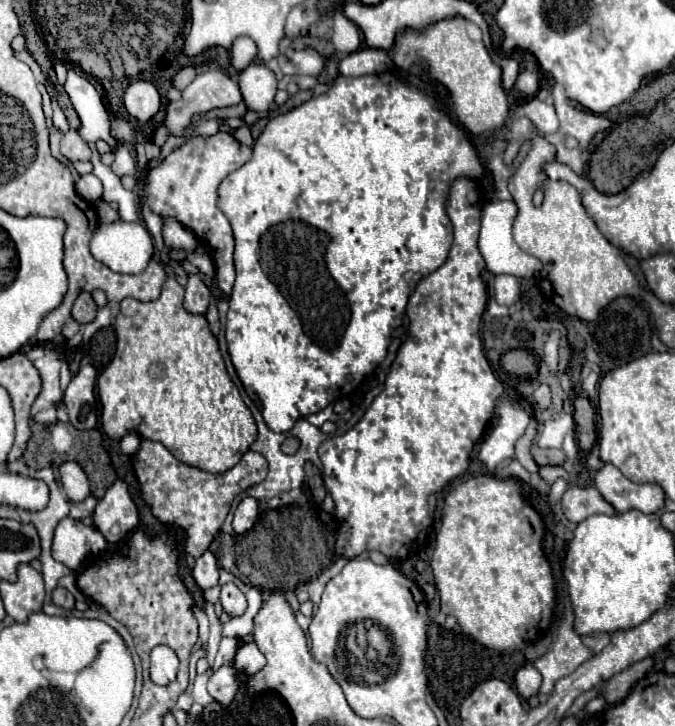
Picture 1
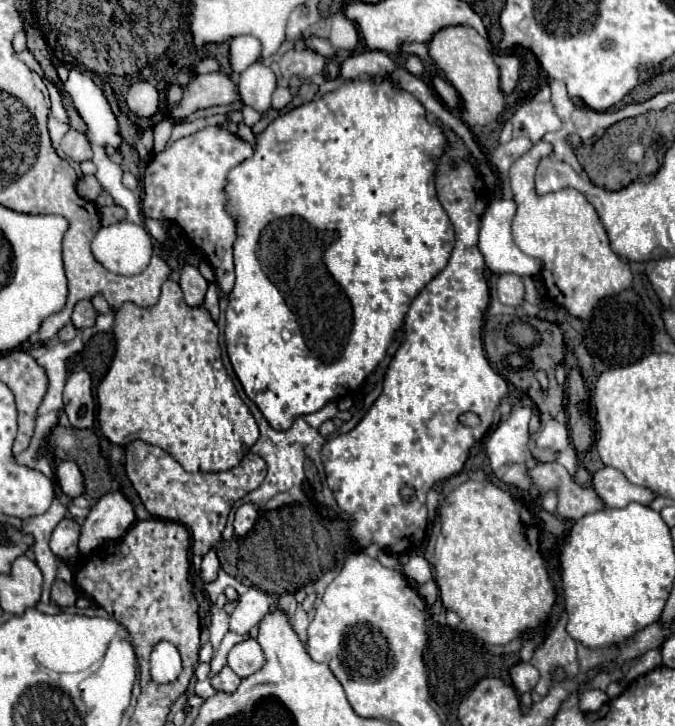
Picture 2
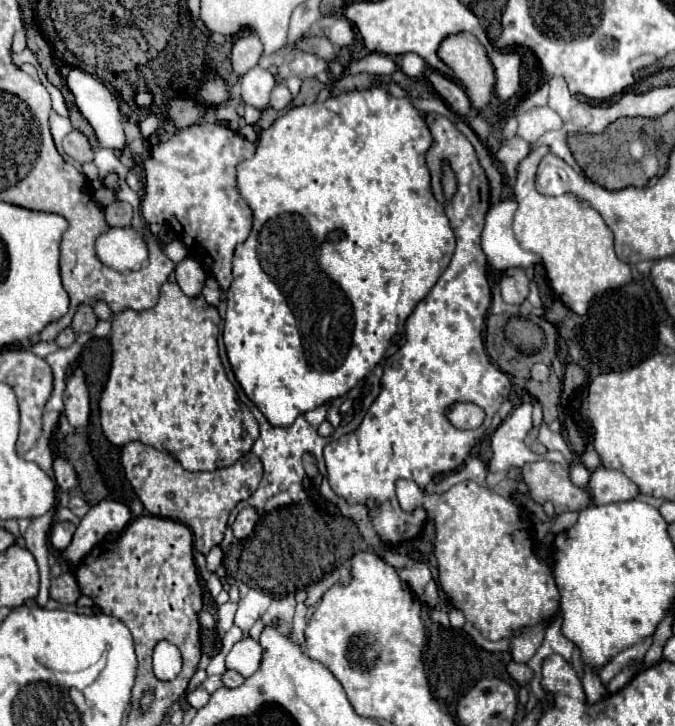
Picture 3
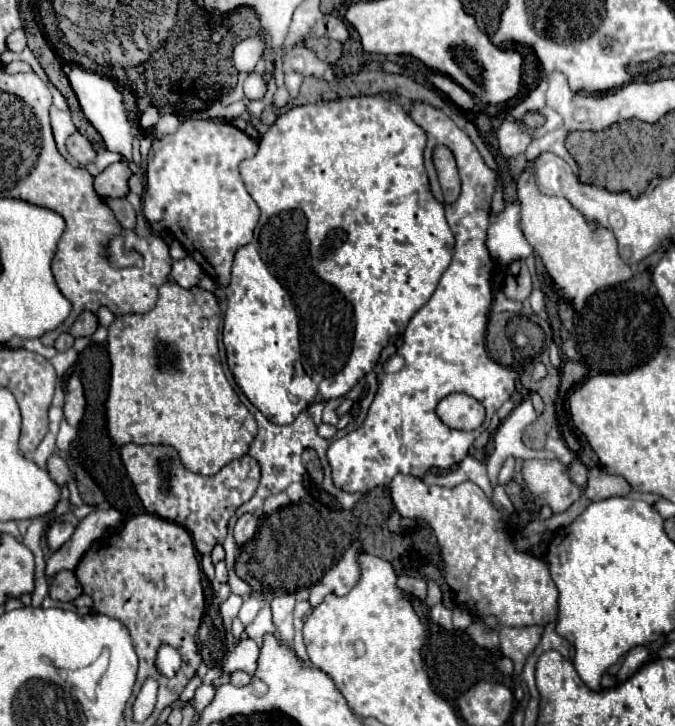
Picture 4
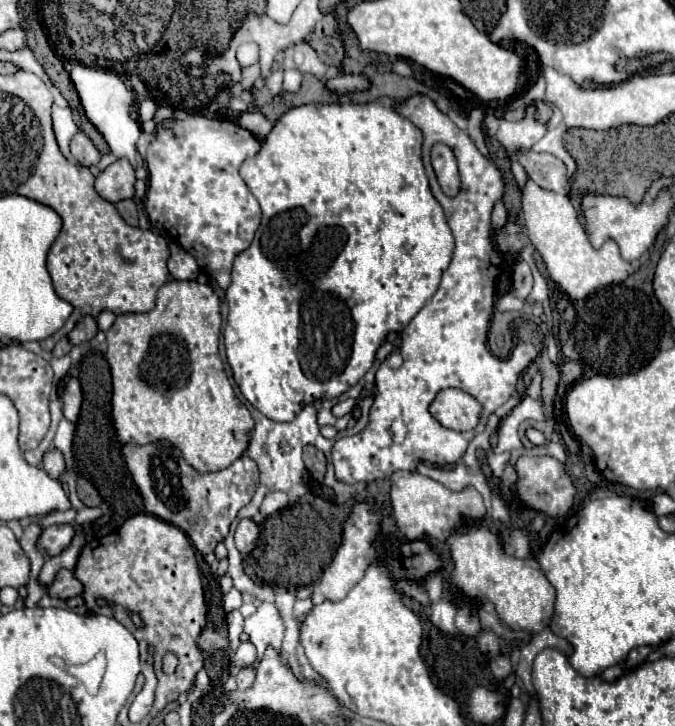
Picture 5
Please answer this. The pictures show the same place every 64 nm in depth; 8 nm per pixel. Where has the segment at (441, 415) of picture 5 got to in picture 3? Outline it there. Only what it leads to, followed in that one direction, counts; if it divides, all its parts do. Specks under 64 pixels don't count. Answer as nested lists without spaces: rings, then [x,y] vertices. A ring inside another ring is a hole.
[[[456,402],[456,404],[452,404],[452,408],[448,408],[448,420],[456,428],[474,430],[484,422],[484,410],[476,404]]]

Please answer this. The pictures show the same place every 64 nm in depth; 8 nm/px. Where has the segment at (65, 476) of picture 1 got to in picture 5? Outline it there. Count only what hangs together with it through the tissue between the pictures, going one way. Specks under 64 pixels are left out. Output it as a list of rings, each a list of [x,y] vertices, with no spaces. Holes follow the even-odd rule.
[[[52,448],[48,452],[44,452],[44,458],[42,458],[42,466],[44,470],[52,476],[52,478],[58,478],[60,472],[64,470],[64,456],[60,450]]]

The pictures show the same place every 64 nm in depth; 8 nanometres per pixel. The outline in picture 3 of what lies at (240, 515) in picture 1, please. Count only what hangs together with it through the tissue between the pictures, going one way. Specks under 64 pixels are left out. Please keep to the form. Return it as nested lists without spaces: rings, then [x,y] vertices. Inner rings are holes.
[[[254,508],[240,510],[240,514],[238,514],[238,518],[236,518],[234,526],[232,526],[234,536],[238,540],[244,540],[244,536],[250,536],[252,534],[252,528],[256,526],[256,520],[258,520],[258,514],[256,514]]]

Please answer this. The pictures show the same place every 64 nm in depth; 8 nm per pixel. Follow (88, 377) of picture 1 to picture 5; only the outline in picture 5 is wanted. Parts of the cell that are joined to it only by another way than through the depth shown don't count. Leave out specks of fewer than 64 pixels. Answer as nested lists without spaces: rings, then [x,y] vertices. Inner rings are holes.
[[[70,378],[68,384],[64,386],[62,404],[64,404],[64,416],[70,422],[76,422],[78,412],[80,412],[80,404],[82,404],[82,390],[80,390],[80,382],[76,378]]]

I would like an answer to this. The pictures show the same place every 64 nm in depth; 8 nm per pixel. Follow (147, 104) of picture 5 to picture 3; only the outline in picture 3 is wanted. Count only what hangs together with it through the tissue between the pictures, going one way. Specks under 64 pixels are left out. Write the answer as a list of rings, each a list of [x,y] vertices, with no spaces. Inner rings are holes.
[[[150,112],[150,114],[148,114],[148,116],[146,116],[142,122],[140,122],[140,132],[142,132],[142,136],[148,140],[148,138],[150,138],[150,134],[154,134],[154,132],[156,132],[158,124],[160,124],[158,116]]]

